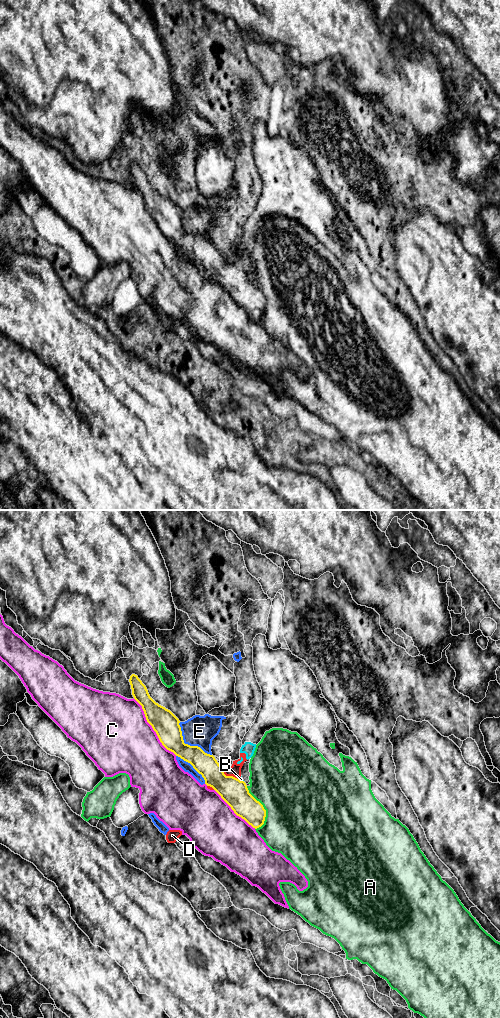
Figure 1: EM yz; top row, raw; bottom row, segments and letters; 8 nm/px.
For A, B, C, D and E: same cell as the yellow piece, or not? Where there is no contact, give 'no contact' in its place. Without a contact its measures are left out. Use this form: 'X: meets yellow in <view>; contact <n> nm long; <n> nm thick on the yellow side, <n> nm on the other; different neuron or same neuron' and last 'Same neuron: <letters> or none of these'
A: meets yellow in yz; contact 360 nm long; 200 nm thick on the yellow side, 480 nm on the other; different neuron
B: meets yellow in yz; contact 50 nm long; 220 nm thick on the yellow side, 30 nm on the other; different neuron
C: meets yellow in yz; contact 600 nm long; 200 nm thick on the yellow side, 480 nm on the other; different neuron
D: meets yellow in yz; contact 160 nm long; 220 nm thick on the yellow side, 100 nm on the other; different neuron
E: meets yellow in yz; contact 380 nm long; 200 nm thick on the yellow side, 240 nm on the other; different neuron
Same neuron: none of these

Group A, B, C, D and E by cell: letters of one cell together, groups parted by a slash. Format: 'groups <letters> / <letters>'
groups A / B D / C / E

